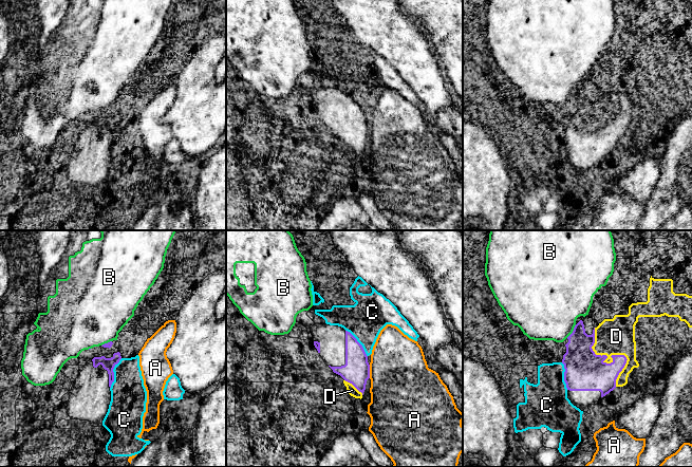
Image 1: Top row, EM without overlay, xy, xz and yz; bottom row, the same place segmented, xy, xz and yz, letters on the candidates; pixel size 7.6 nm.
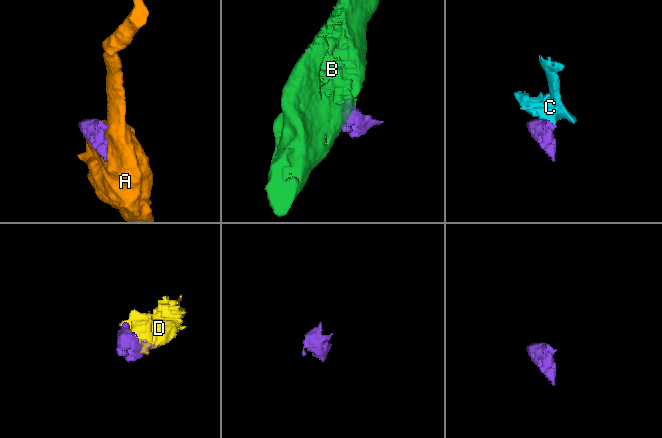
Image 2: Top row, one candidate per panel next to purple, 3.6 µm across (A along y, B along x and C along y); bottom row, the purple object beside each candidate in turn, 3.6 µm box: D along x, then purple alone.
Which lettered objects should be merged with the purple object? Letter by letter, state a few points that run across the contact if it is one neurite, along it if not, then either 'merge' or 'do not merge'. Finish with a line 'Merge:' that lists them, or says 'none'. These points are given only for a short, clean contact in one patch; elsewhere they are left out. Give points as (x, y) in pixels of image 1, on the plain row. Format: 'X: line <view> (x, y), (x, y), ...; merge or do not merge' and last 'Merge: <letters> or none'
A: do not merge
B: line yz (576, 88), (566, 100); do not merge
C: line xy (122, 122), (113, 132), (113, 145), (110, 151); do not merge
D: merge
Merge: D

